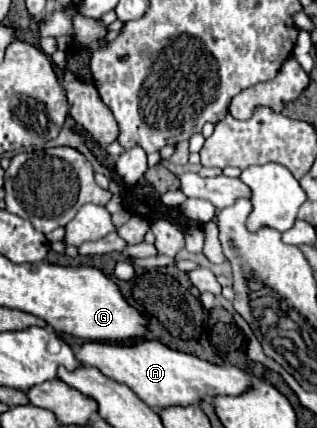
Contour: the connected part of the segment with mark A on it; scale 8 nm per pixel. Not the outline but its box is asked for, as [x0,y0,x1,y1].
[77,341,253,411]

